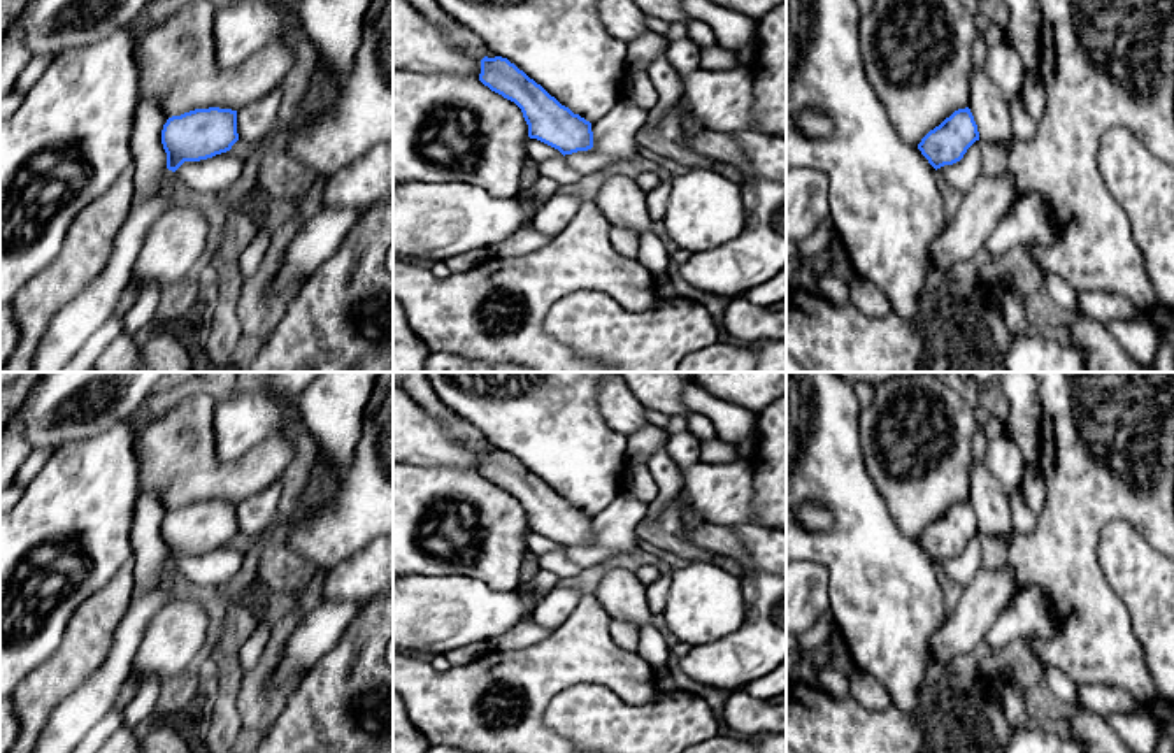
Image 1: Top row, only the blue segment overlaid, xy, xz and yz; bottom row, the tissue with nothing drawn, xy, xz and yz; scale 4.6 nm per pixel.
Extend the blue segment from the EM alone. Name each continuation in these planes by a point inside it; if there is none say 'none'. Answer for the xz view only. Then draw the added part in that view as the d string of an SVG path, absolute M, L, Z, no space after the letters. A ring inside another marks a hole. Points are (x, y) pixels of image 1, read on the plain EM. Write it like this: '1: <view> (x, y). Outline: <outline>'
1: xz (416, 385). Outline: M404 372L400 388L430 416L437 418L446 427L446 435L453 441L465 444L467 448L476 451L497 449L484 439L481 430L477 430L465 418L453 414L442 404L430 384L426 372Z

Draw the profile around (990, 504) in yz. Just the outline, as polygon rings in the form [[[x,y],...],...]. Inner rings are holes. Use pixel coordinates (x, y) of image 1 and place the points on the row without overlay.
[[[972,458],[969,502],[977,518],[979,532],[1002,537],[1007,546],[1018,537],[1011,523],[1009,498],[997,477],[983,462]]]

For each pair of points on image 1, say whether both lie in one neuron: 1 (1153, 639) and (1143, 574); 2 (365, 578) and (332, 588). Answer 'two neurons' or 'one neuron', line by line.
1: one neuron
2: one neuron

